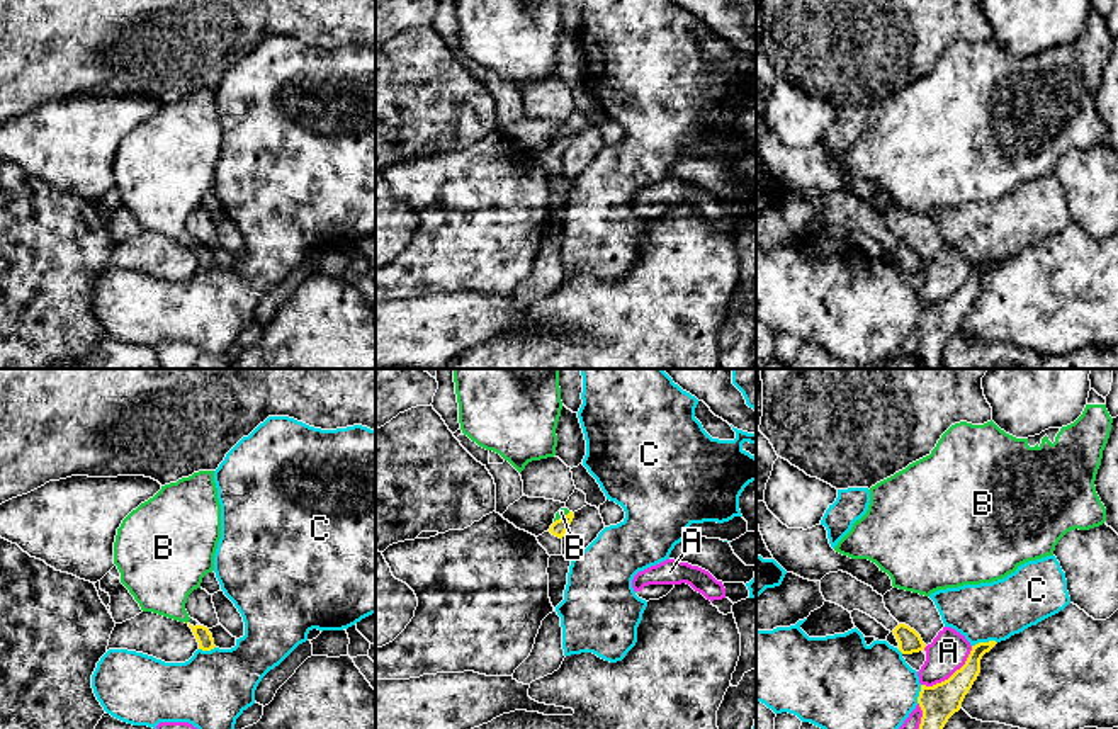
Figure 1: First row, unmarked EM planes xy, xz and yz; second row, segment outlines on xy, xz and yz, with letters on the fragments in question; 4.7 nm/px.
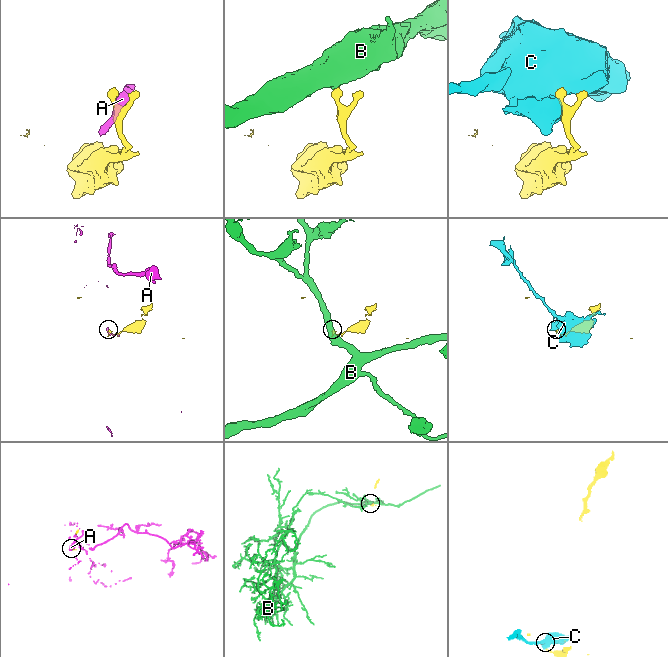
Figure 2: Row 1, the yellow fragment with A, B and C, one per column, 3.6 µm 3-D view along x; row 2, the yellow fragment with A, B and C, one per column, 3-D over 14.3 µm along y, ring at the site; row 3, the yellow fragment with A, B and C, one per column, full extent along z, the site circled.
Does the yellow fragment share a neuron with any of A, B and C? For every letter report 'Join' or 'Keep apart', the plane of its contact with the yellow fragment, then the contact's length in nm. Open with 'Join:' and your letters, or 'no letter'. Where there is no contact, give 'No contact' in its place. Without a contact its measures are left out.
Join: no letter
A: Keep apart. Touches yellow in yz. Shared border 320 nm
B: Keep apart. Touches yellow in xz. Shared border 90 nm
C: Keep apart. Touches yellow in yz. Shared border 120 nm

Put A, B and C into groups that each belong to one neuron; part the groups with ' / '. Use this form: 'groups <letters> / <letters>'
groups A / B / C

